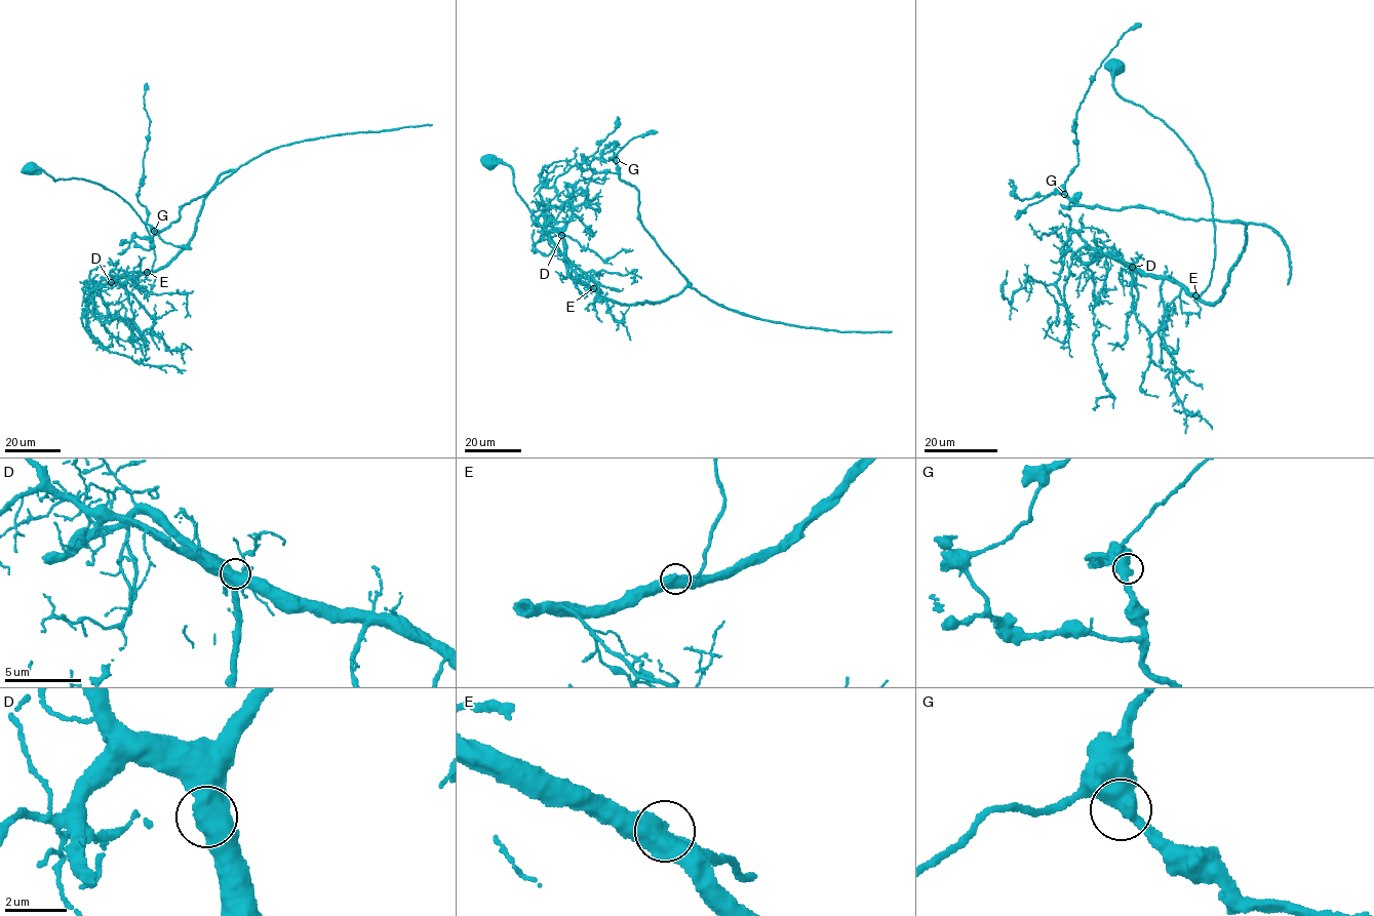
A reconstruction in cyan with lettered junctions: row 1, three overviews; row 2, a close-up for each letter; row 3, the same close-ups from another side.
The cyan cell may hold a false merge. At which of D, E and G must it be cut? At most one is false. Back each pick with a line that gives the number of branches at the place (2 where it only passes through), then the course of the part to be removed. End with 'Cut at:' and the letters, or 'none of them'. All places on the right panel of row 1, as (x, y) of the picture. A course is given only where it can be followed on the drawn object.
Cut at: none of them

